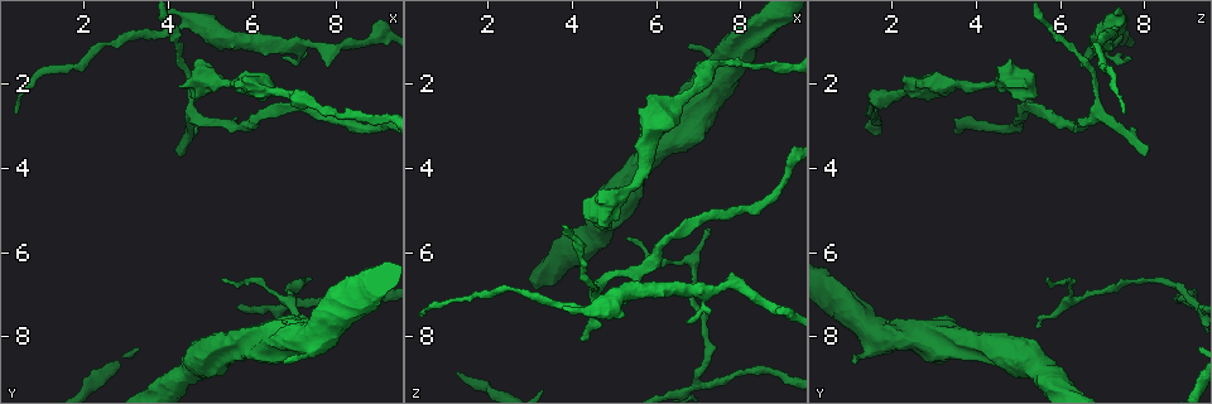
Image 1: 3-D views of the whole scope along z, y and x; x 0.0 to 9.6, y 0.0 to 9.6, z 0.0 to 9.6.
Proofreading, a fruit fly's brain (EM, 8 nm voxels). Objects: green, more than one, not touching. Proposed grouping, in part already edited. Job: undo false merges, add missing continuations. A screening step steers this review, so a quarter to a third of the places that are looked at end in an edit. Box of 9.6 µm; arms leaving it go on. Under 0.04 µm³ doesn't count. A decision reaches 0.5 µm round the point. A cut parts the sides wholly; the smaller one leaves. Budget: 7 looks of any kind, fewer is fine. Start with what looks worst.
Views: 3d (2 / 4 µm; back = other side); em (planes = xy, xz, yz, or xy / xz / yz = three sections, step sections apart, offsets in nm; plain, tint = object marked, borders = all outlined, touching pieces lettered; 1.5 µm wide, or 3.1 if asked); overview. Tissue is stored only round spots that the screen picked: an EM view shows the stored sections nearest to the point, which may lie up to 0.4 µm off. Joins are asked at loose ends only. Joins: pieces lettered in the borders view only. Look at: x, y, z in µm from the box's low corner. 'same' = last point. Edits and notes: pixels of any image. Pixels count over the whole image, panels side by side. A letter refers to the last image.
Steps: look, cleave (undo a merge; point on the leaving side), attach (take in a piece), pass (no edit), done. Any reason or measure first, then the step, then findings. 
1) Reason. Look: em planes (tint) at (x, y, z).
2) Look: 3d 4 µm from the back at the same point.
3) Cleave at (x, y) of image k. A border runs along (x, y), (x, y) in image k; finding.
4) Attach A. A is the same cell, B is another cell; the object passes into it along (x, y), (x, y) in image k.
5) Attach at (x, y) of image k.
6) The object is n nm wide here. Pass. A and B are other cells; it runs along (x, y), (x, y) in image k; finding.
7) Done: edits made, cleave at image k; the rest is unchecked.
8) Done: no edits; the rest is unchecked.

Look: em xy step 8 (borders) at (7.25, 7.80, 5.50).

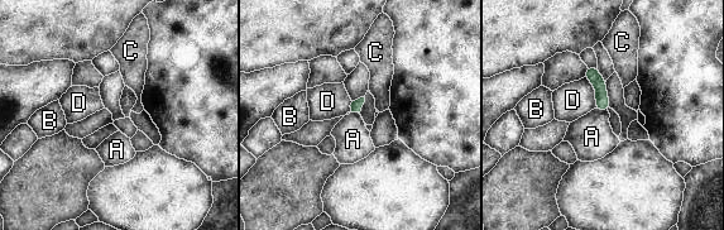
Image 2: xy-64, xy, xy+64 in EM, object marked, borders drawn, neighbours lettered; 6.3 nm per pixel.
Cut it another way. Look: em planes (borders) at the same point.

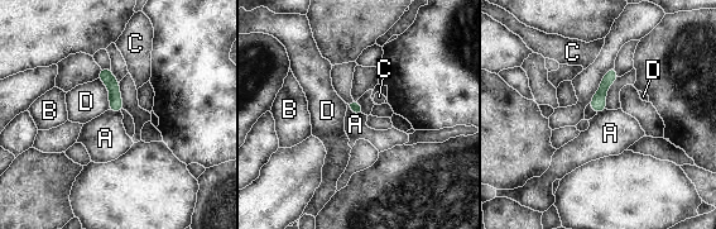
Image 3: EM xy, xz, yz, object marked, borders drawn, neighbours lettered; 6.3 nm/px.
Pass. A, B, C and D are other cells; it runs along (613, 71), (602, 89), (596, 109) in image 3; none of them fits.

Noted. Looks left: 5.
Two arms at a narrow angle. Look: em yz step 4 (tint) at (6.95, 7.20, 9.10).

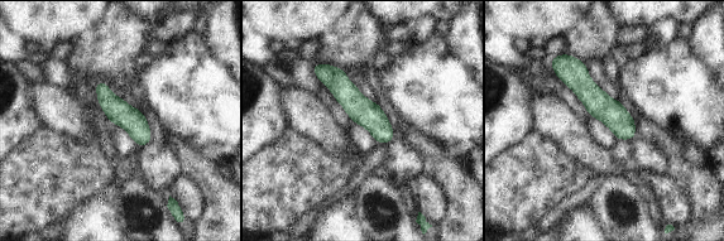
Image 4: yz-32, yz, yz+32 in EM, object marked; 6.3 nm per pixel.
Cut it another way. Look: em planes (borders) at the same point.

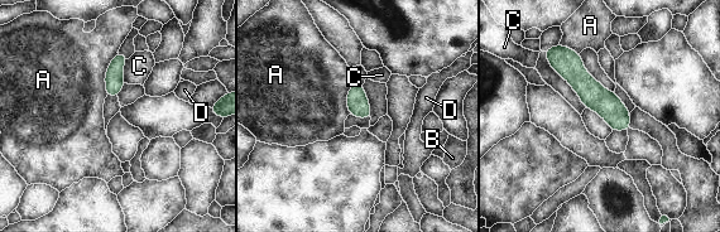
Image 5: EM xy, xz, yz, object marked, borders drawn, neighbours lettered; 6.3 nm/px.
Pass. A, B, C and D are other cells; it runs along (552, 54), (627, 125) in image 5; all the same cell.

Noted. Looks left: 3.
Branch stops here. Look: 3d 4 µm at (6.75, 8.65, 1.20).

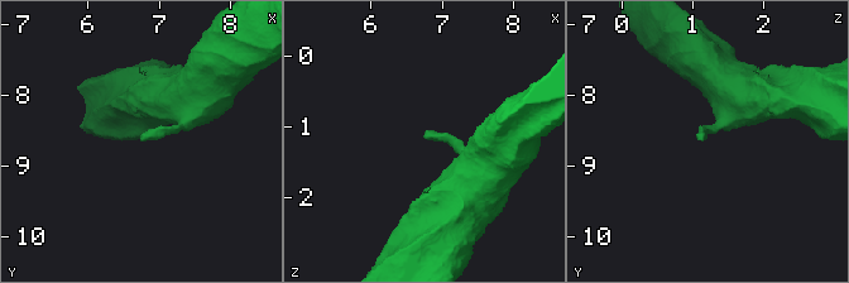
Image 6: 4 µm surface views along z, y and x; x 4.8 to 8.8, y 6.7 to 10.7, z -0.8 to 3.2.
Look: em planes (borders) at (6.70, 8.70, 1.15).

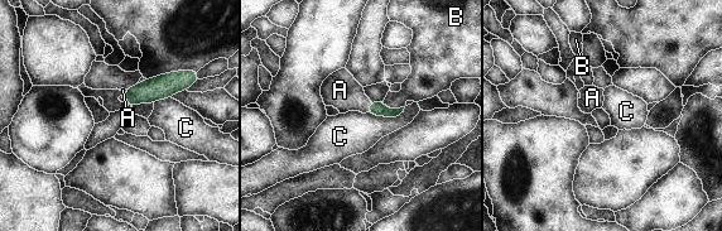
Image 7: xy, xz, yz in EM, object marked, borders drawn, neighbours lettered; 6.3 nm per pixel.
Attach A. A is the same cell, B and C are other cells; the object passes into it along (376, 107), (370, 106), (340, 90) in image 7; it goes on there.

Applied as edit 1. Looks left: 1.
Done: edits made, attach at image 7; the rest is unchecked.

